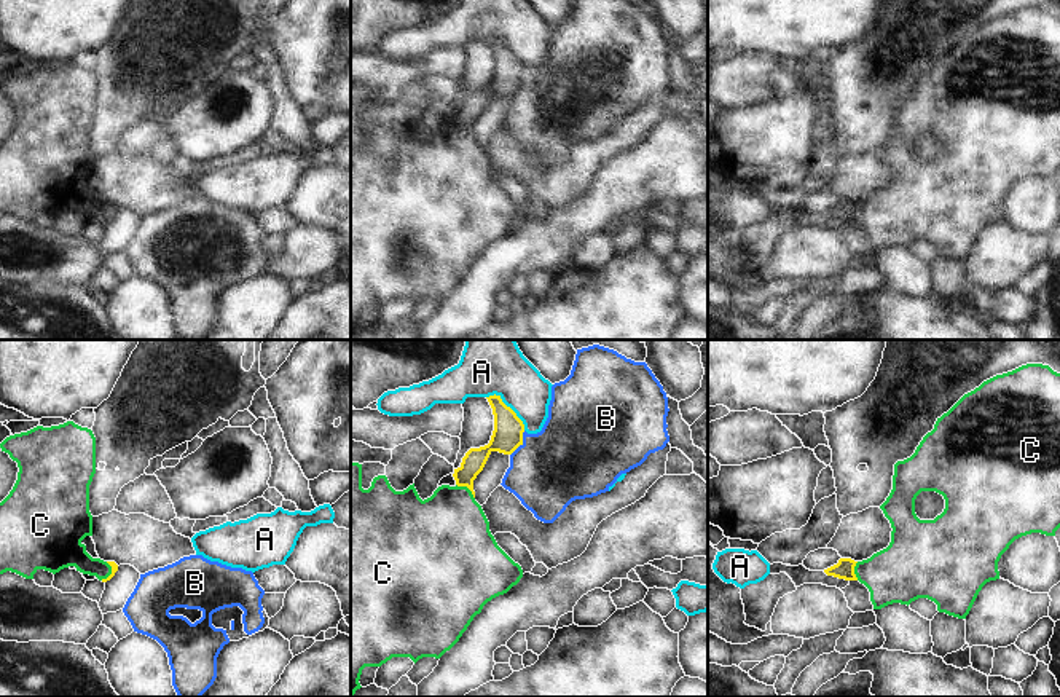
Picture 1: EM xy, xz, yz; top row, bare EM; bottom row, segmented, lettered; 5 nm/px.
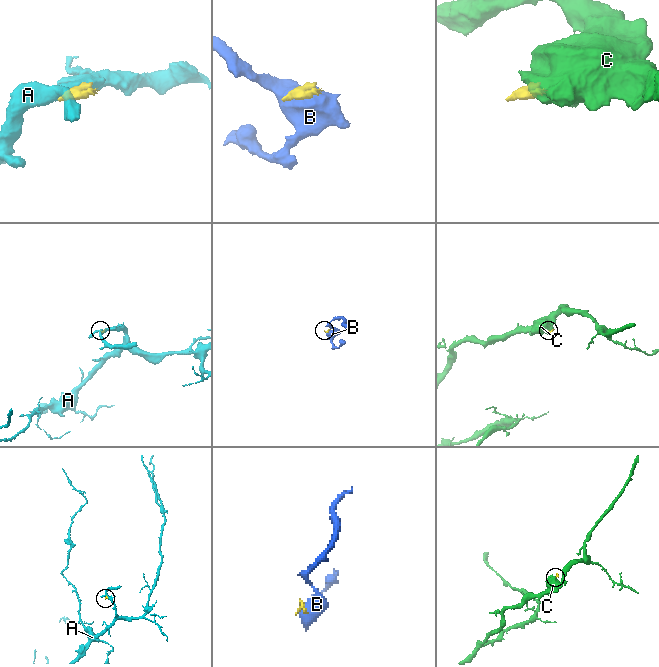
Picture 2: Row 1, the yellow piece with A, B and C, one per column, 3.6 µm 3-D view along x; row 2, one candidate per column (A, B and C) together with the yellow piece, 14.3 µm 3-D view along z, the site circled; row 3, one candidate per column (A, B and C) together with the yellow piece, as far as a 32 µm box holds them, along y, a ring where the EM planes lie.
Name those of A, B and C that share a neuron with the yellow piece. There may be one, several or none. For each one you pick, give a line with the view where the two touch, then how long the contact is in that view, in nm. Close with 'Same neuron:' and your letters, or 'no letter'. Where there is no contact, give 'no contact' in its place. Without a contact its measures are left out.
C: contact in xz; length 120 nm
Same neuron: C

